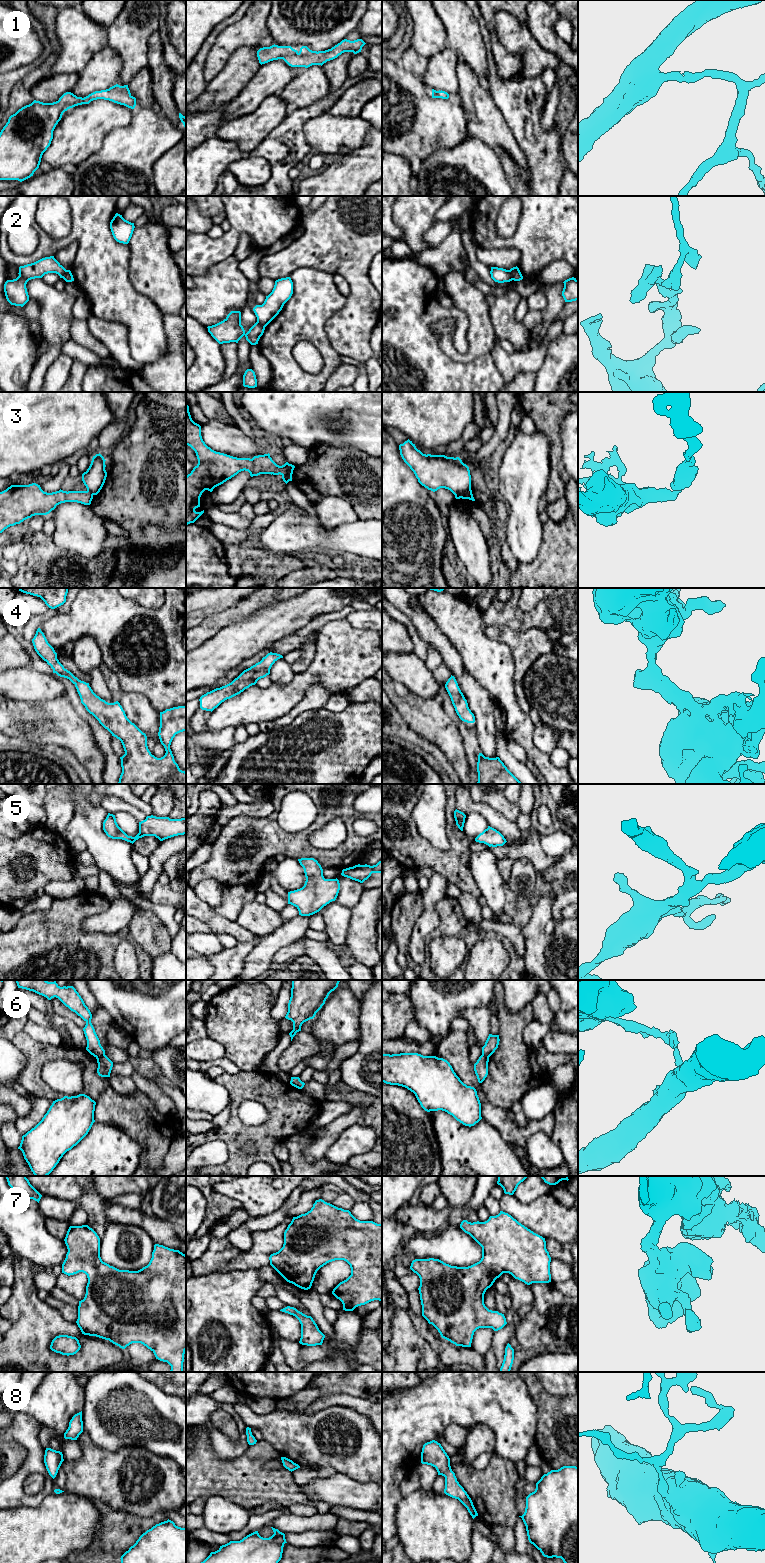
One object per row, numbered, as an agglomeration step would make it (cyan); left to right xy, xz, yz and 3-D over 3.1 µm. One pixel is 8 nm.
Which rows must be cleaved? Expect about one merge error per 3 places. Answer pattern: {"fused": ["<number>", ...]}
{"fused": ["2", "3", "6"]}

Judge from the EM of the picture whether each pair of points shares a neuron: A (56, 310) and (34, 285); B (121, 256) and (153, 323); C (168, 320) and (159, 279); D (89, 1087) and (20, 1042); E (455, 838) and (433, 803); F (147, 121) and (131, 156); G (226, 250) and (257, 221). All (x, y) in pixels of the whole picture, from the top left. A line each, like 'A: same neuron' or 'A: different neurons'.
A: same neuron
B: same neuron
C: different neurons
D: same neuron
E: different neurons
F: same neuron
G: same neuron

